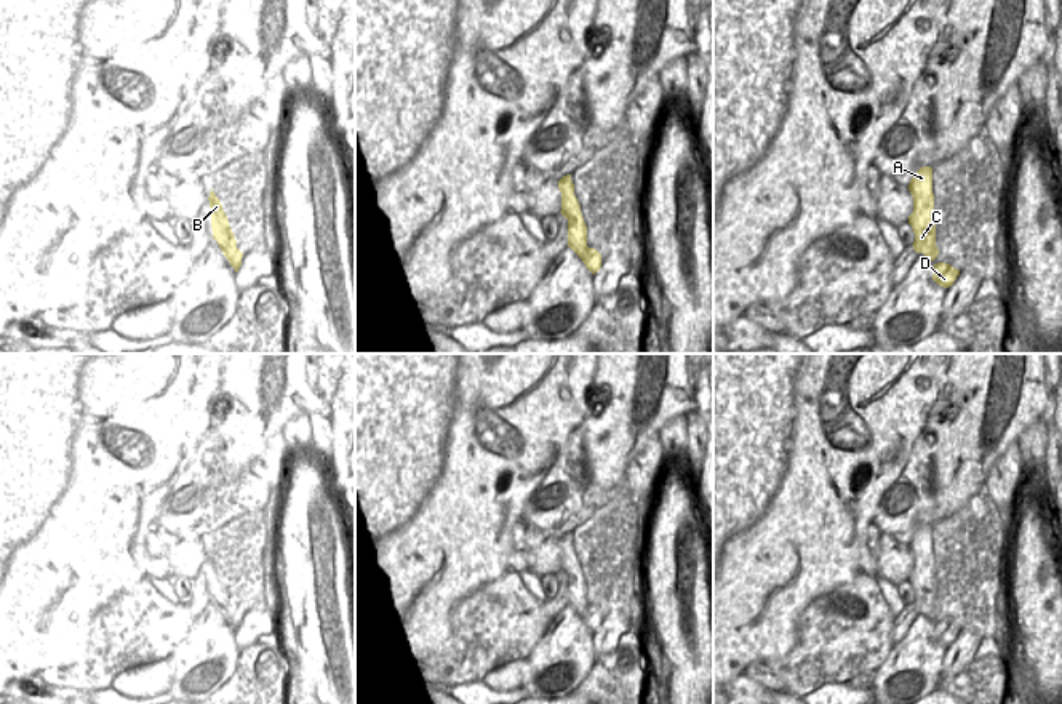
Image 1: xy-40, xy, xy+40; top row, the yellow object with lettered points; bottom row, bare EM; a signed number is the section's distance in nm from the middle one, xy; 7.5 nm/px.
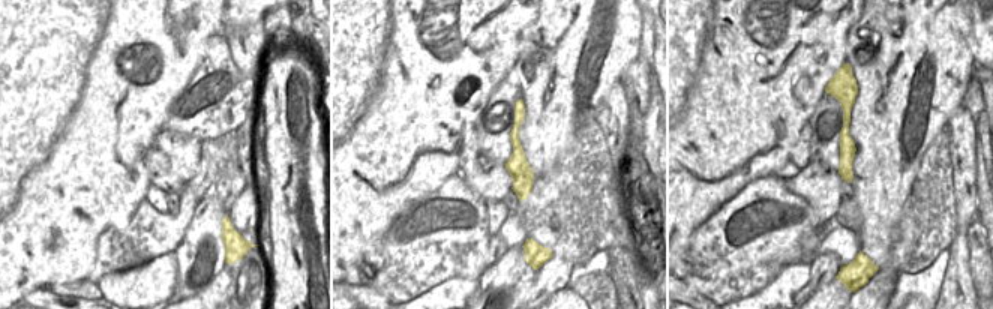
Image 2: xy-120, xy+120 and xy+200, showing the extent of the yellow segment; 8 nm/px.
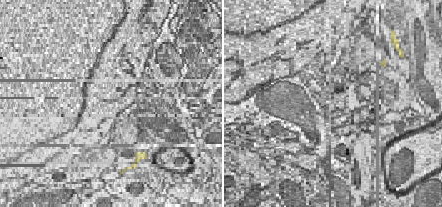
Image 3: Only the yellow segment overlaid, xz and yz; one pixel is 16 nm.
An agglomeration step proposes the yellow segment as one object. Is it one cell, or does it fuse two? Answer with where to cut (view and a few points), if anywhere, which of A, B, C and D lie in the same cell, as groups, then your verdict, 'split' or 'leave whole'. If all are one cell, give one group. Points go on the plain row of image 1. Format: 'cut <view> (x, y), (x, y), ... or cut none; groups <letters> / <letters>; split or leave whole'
cut xy+40 (946, 623), (954, 628); groups A B C / D; split

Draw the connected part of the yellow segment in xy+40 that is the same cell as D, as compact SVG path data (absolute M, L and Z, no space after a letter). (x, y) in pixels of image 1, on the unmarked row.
M945 621L934 622L932 638L944 646L952 645L958 634L960 629L948 627Z

